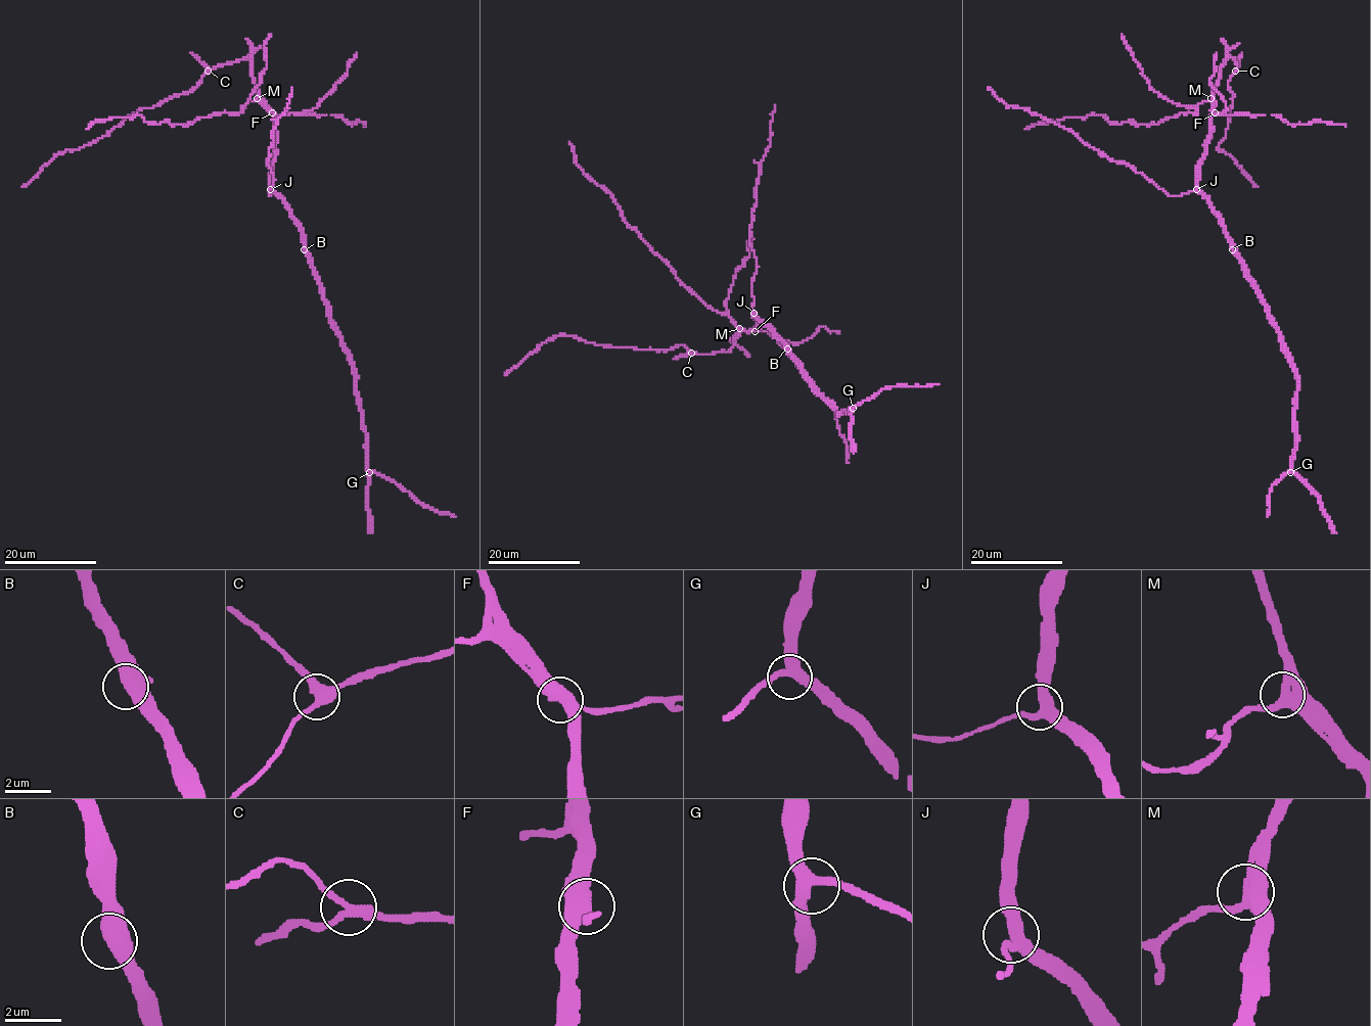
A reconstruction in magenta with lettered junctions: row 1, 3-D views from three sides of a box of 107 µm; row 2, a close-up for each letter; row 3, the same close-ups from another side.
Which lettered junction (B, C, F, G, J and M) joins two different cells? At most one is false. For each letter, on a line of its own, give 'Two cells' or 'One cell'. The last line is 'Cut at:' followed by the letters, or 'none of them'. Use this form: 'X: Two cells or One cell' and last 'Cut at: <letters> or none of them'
B: One cell
C: One cell
F: One cell
G: One cell
J: One cell
M: One cell
Cut at: none of them

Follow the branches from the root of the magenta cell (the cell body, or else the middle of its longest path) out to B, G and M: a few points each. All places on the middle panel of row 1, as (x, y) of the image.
B: (757, 316), (787, 348)
G: (757, 316), (785, 344), (815, 388), (840, 415), (853, 408)
M: (757, 316), (753, 316), (757, 319), (756, 329), (739, 328)

